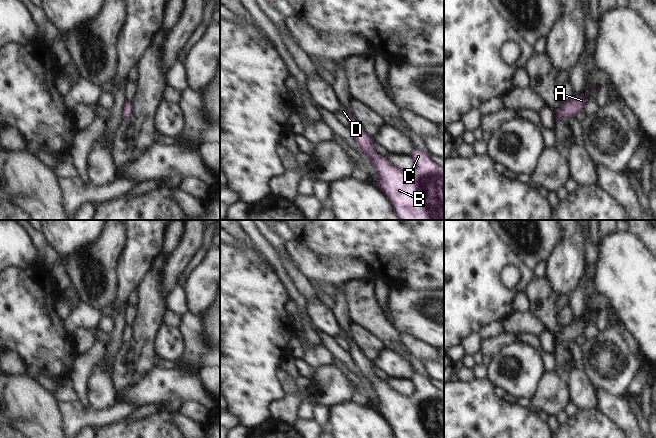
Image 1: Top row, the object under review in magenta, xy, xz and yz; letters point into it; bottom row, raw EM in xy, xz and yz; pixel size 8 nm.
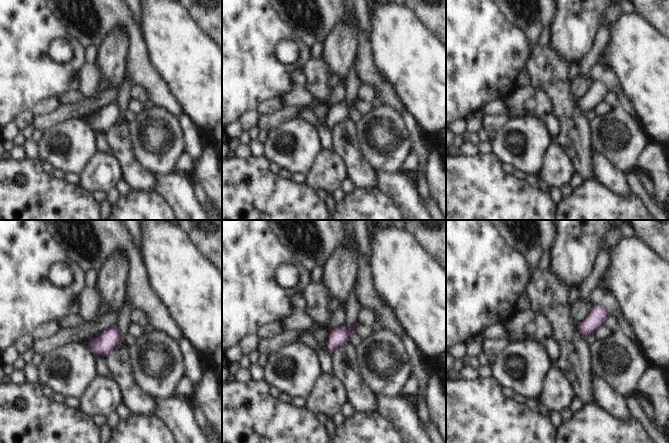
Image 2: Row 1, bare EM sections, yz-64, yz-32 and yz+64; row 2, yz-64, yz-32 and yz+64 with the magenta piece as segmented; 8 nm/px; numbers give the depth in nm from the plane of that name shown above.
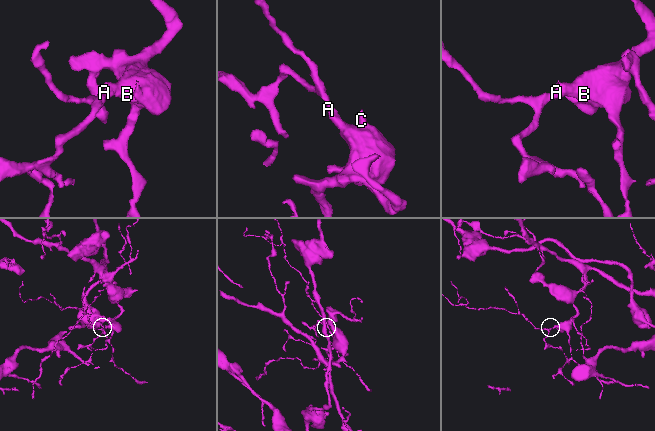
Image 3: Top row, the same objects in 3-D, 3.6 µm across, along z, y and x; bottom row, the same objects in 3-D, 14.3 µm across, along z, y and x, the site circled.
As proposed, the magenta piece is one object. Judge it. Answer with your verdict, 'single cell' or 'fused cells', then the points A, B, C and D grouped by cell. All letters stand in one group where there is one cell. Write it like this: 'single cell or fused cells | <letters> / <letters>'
single cell | A B C D

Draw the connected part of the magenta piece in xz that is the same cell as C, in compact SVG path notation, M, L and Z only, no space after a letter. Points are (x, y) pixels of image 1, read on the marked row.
M342 106L340 112L350 120L349 129L360 150L368 155L378 173L377 187L391 202L399 220L444 220L444 167L433 163L429 153L414 149L410 154L412 168L394 166L374 151L372 137L354 119L354 115Z

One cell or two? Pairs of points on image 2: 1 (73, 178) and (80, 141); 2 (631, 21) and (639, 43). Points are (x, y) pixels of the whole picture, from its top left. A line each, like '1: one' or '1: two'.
1: two
2: one

